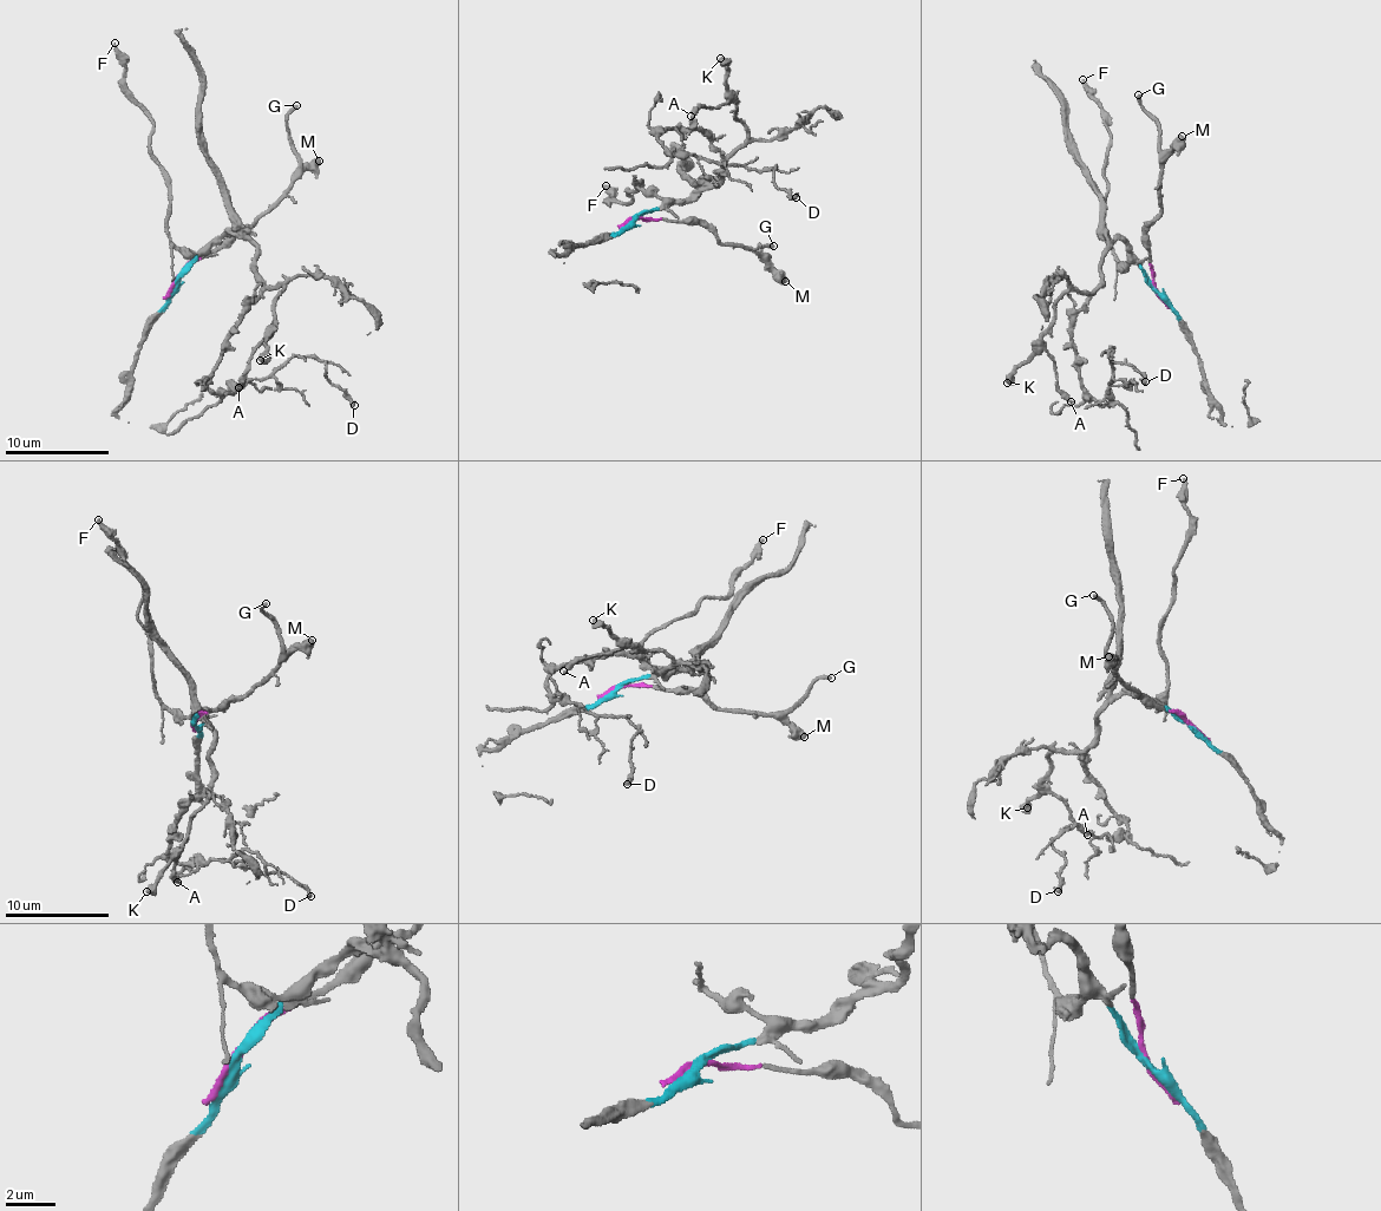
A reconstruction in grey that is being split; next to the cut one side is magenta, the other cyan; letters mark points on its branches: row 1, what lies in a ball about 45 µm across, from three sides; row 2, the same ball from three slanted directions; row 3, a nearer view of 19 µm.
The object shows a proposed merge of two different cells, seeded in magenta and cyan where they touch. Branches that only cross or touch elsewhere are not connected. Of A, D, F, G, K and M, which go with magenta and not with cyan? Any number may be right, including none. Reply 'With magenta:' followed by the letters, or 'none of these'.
With magenta: G, M

